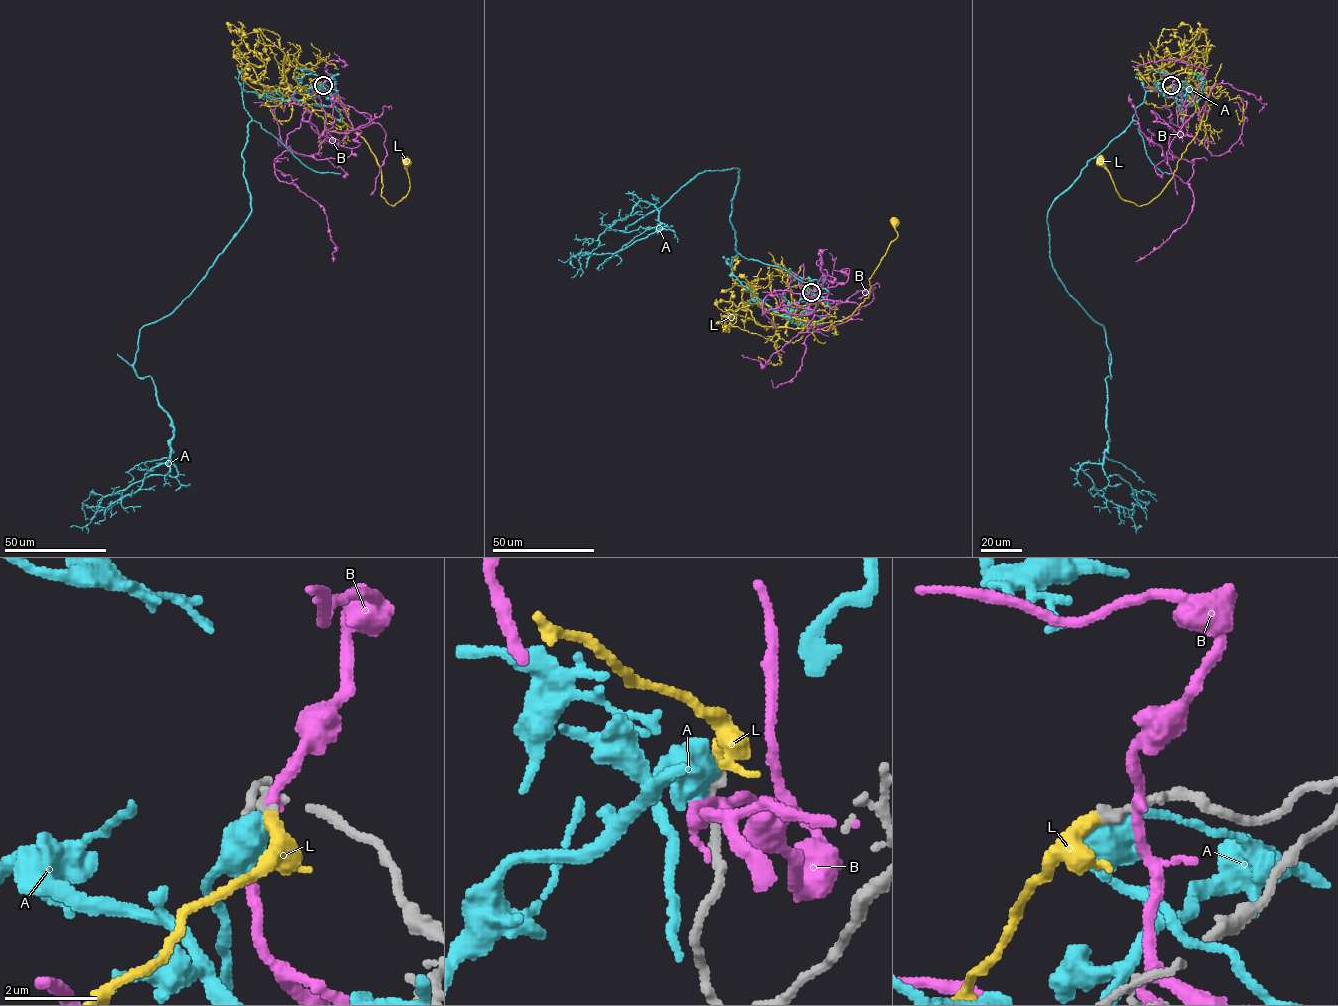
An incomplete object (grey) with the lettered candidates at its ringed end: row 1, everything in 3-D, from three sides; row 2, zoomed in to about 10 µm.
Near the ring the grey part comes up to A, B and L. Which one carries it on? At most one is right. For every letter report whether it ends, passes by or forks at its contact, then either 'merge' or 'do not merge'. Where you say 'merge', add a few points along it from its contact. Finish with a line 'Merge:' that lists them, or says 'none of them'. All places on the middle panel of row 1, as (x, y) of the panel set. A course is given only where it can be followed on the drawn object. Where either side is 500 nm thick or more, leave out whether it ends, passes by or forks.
A: do not merge
B: it passes by; do not merge
L: it ends there; merge; it runs (811, 291), (787, 289), (787, 327), (850, 316), (868, 298), (868, 279), (898, 236), (894, 222)
Merge: L

